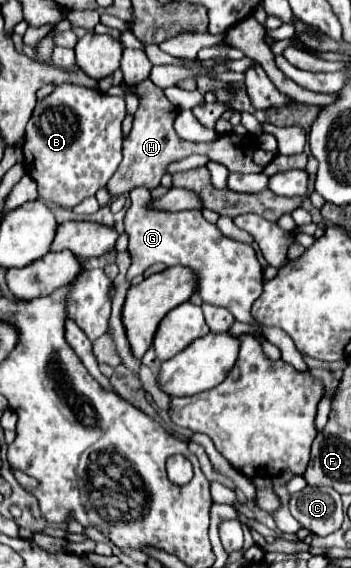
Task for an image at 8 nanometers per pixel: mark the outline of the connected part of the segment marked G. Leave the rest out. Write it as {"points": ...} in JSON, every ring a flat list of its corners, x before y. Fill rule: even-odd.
{"points":[[149,188,131,190,131,206,125,216,125,232,129,234,129,252,133,262,127,270,127,280,135,278,137,274,143,274,143,270,155,262,163,262,165,266,175,266,175,264,189,266,197,274,199,294,203,302,231,310,231,314,239,322,255,324,261,330,261,334,281,350,283,360,287,364,291,364,299,372,305,372,307,366,303,362,303,356,295,350,291,336,287,336,287,332,283,330,267,328,251,316,251,306,261,296,261,290,263,290,261,264,257,262,257,256,251,244,237,242,233,238,223,236,215,224,209,224,203,218,201,210,157,212,147,208,149,200,151,200]]}

